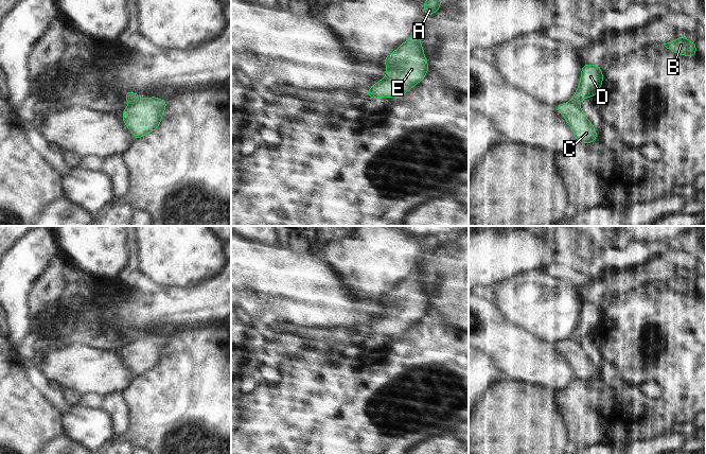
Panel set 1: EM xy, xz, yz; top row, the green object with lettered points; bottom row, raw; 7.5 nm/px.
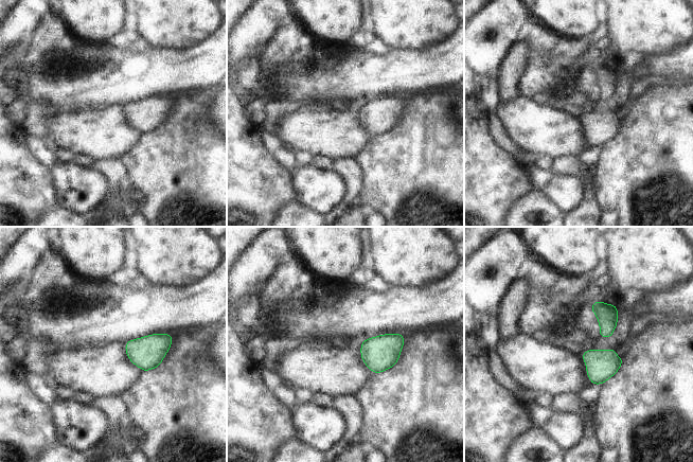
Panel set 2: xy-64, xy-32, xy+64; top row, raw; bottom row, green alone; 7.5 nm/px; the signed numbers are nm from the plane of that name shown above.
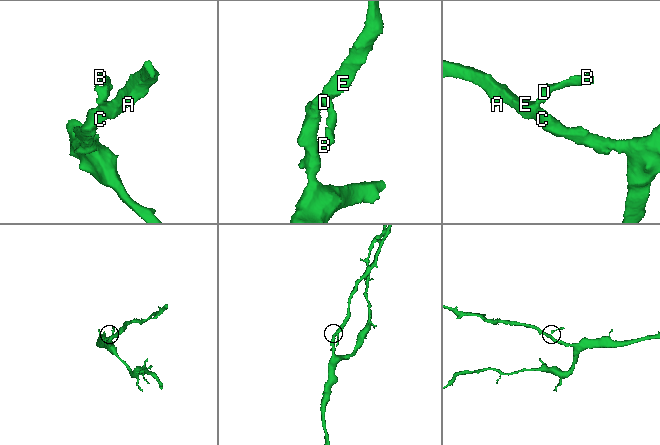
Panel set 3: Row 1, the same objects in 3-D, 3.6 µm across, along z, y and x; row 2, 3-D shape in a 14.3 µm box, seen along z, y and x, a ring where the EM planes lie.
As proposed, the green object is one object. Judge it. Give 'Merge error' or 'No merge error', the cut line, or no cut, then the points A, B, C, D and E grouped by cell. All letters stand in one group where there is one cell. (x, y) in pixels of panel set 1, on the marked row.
Merge error. Split along xy (139, 98), (130, 103). Groups: A C E / B D.

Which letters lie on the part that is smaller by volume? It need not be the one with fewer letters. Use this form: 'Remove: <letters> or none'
Remove: B, D

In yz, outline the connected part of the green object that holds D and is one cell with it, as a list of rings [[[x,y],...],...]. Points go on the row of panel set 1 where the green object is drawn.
[[[582,64],[581,78],[572,101],[579,103],[585,98],[594,98],[602,86],[603,75],[600,65]]]

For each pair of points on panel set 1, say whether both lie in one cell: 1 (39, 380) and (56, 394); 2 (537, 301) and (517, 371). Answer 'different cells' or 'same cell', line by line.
1: same cell
2: different cells

